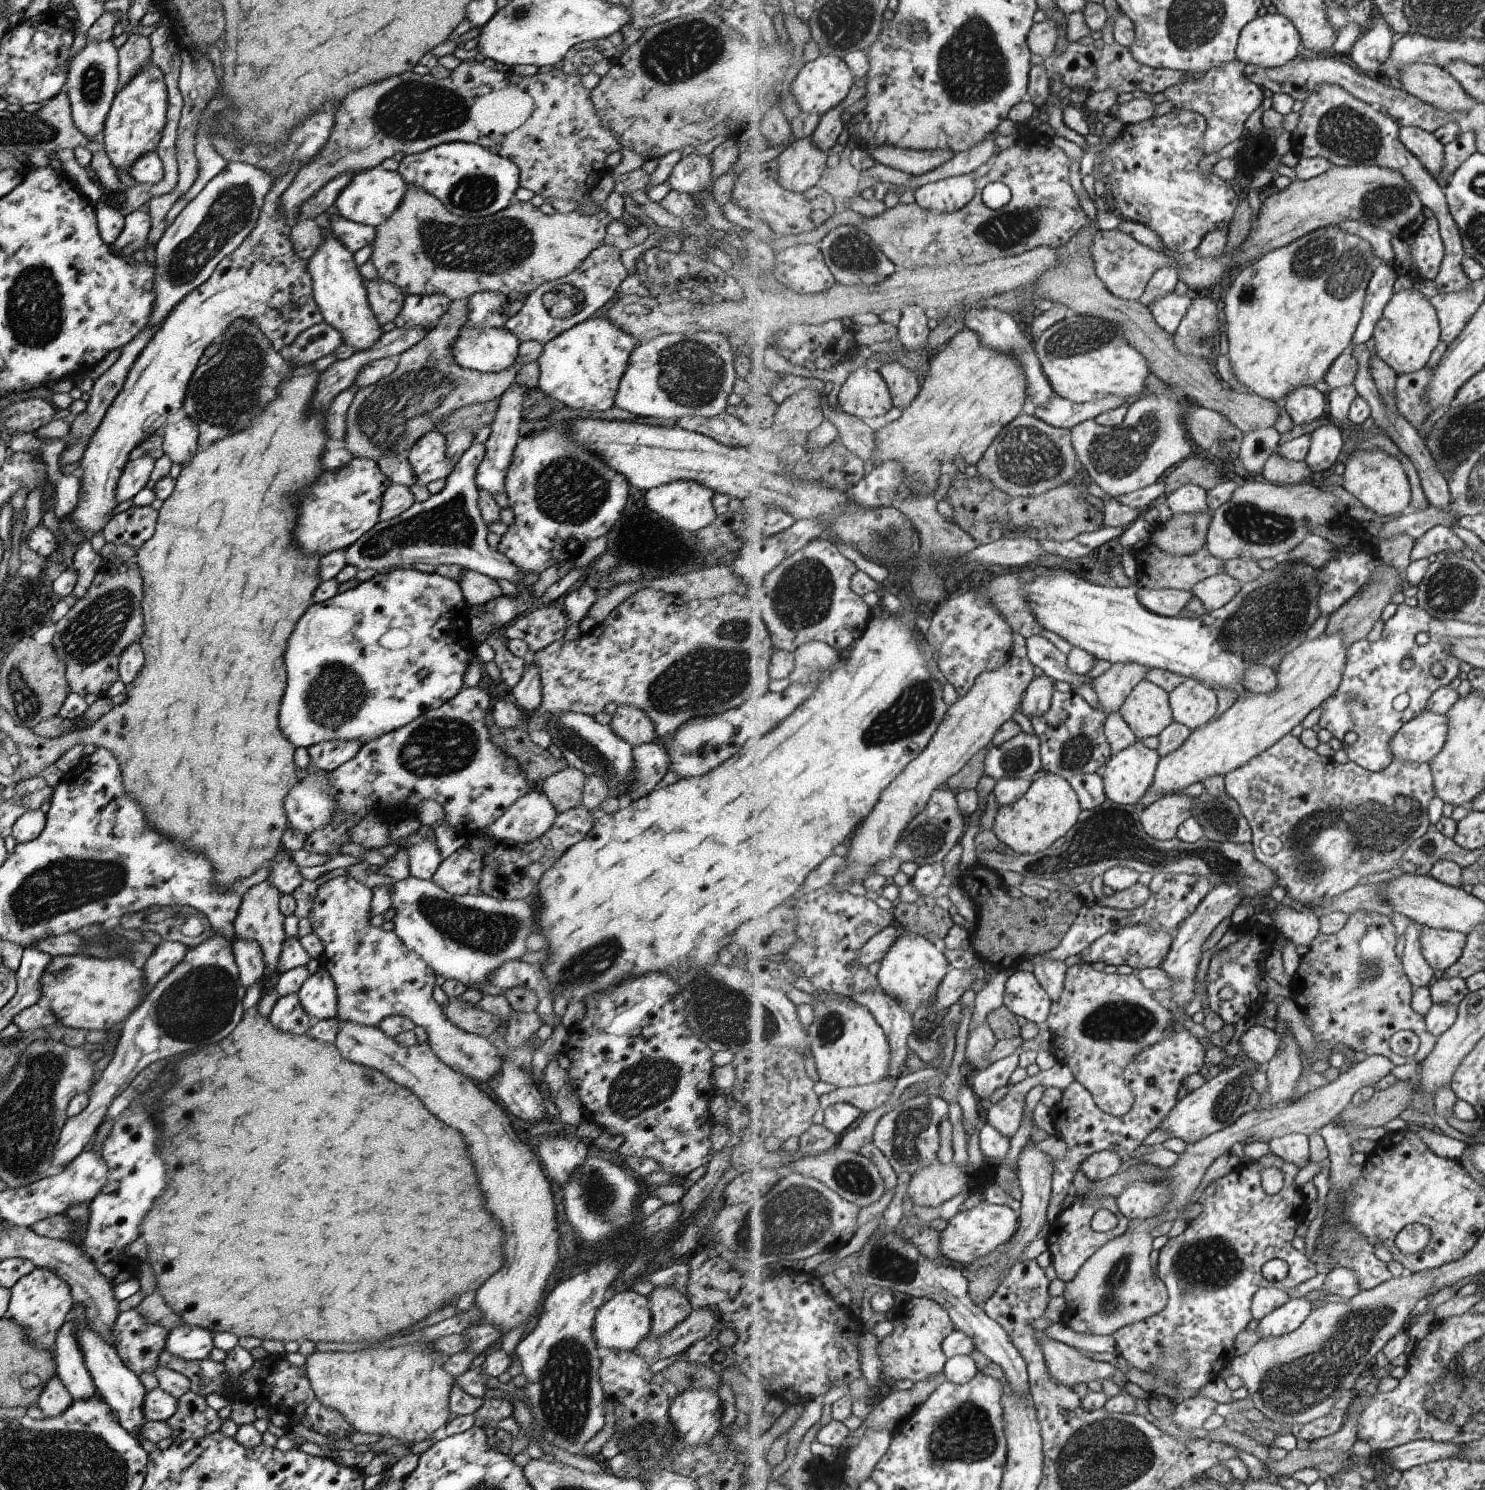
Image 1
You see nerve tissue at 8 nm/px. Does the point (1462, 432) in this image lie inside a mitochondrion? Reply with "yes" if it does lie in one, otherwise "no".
yes

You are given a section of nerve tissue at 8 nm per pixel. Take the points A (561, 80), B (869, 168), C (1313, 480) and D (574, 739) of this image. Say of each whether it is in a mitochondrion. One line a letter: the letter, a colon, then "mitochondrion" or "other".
A: other
B: other
C: other
D: mitochondrion

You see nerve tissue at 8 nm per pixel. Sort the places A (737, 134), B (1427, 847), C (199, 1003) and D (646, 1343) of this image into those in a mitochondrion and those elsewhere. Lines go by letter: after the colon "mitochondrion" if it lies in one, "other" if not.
A: other
B: mitochondrion
C: mitochondrion
D: other

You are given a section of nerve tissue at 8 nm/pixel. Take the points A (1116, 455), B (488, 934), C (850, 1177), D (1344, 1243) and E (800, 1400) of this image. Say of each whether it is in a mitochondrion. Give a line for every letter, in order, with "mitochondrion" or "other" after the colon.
A: mitochondrion
B: mitochondrion
C: mitochondrion
D: mitochondrion
E: other

